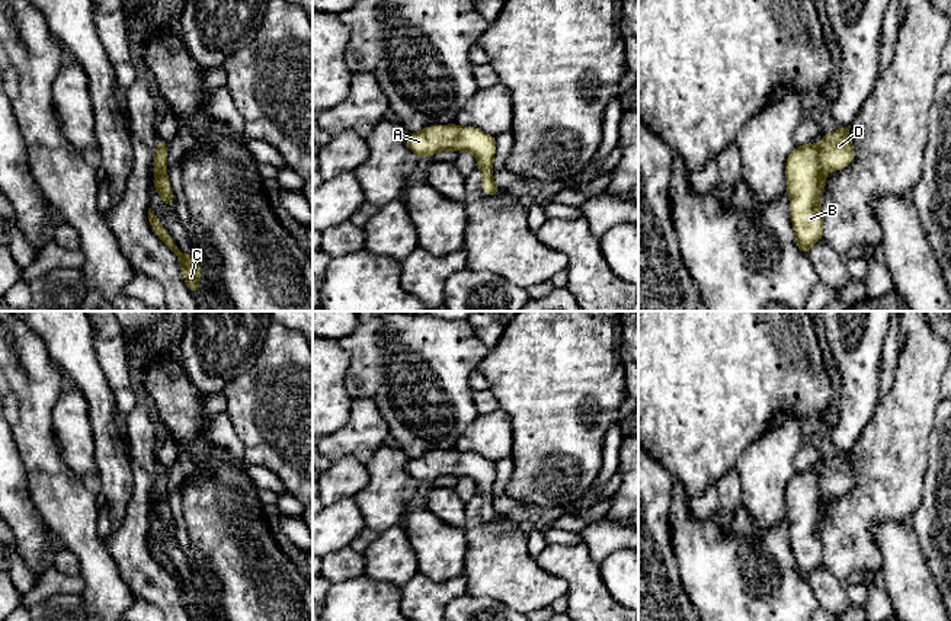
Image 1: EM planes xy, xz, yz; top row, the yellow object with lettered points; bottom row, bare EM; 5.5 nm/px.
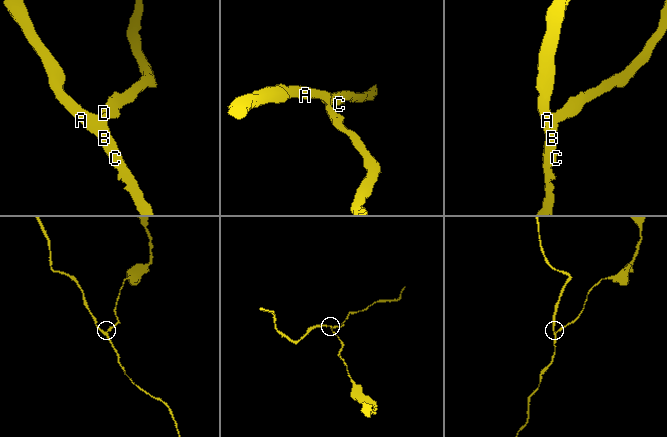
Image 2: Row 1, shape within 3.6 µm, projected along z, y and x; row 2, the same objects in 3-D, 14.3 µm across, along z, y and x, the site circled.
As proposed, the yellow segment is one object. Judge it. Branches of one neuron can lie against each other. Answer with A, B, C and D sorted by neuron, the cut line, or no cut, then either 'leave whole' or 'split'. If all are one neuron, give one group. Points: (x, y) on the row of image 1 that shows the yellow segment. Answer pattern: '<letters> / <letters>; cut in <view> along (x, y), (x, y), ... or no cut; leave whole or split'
A B C D; no cut; leave whole

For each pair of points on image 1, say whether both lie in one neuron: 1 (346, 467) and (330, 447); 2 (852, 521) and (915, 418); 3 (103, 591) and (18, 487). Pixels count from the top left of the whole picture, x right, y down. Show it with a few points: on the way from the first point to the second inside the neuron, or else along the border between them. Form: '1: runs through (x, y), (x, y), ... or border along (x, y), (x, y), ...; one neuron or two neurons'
1: border along (332, 461), (340, 457), (355, 457), (365, 464); two neurons
2: runs through (877, 496), (889, 482), (889, 461), (895, 444); one neuron
3: border along (28, 485), (34, 506), (50, 530); two neurons

